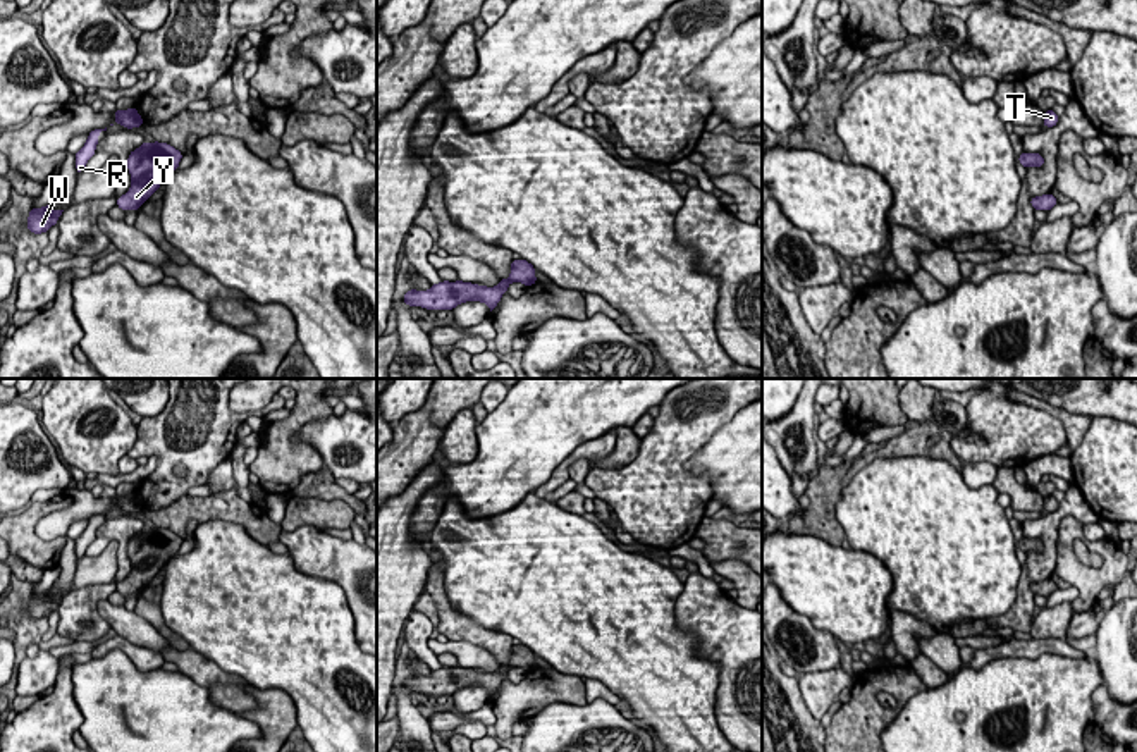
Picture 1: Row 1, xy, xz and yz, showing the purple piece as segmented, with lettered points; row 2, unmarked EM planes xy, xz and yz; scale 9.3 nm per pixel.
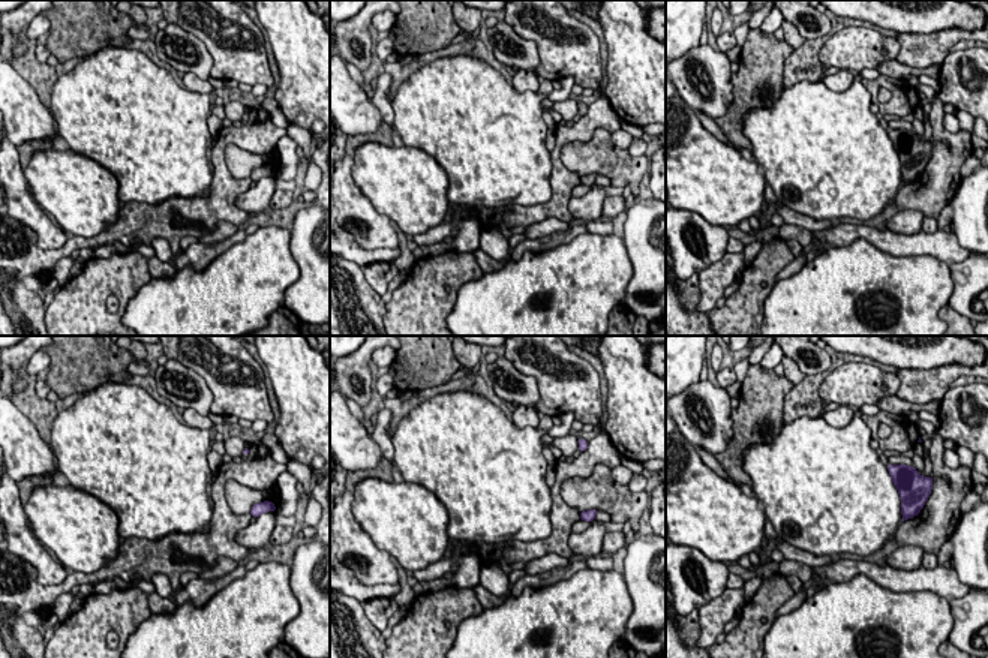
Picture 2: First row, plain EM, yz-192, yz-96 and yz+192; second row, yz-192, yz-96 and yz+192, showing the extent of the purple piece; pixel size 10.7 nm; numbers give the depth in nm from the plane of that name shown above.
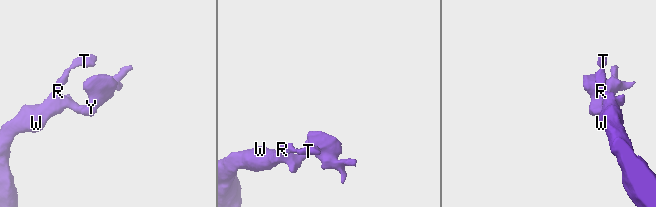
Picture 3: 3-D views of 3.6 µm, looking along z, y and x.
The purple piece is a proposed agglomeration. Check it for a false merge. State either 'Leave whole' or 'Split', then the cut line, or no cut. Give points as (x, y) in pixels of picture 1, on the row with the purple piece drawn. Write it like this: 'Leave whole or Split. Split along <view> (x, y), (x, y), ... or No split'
Leave whole. No split

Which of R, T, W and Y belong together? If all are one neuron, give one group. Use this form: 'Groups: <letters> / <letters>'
Groups: R T W Y

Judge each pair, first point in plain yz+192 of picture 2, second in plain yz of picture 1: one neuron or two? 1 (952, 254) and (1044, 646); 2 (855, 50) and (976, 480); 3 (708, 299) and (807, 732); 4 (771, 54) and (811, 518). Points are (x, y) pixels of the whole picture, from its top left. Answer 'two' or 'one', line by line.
1: one
2: two
3: two
4: one

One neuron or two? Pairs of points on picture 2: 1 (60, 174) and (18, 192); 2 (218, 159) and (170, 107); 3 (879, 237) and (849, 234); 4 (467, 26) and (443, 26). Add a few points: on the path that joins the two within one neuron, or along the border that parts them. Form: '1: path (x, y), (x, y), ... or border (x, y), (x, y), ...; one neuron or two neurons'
1: border (21, 171), (27, 182); two neurons
2: border (213, 149), (213, 177), (209, 186); two neurons
3: path (871, 234), (856, 233); one neuron
4: border (453, 15), (461, 30); two neurons

